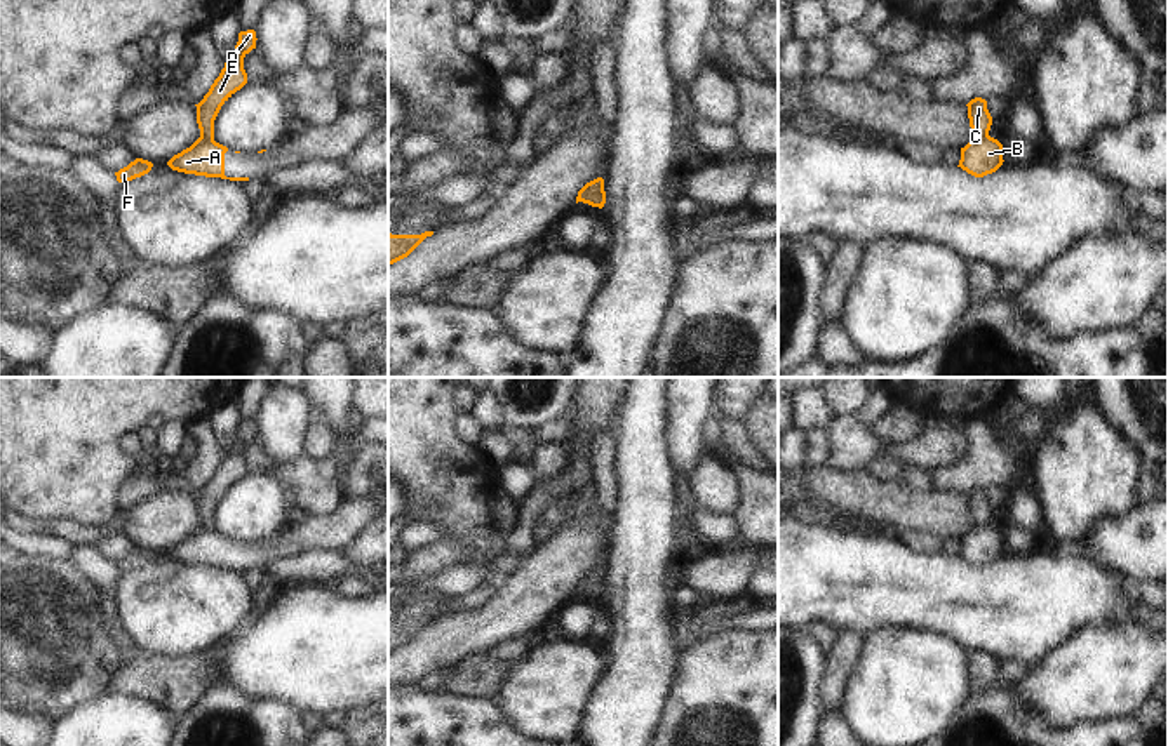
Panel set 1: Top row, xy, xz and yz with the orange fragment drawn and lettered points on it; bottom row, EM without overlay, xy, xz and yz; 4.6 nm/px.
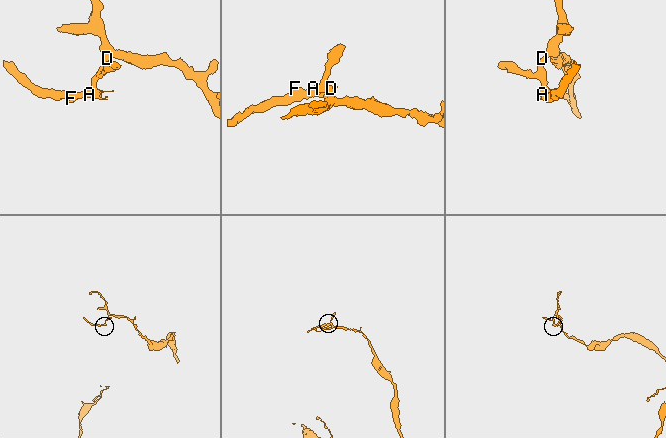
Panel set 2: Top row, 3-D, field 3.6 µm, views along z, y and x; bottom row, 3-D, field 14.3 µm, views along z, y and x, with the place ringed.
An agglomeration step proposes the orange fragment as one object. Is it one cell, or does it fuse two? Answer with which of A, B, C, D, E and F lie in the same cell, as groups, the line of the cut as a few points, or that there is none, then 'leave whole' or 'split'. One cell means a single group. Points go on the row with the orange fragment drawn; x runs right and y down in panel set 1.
A B F / C D E | yz (987, 134), (972, 139) | split

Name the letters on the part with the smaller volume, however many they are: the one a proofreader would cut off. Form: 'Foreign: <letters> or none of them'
Foreign: A, B, F

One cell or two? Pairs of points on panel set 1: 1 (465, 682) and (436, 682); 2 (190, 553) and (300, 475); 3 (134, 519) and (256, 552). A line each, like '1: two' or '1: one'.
1: two
2: two
3: two

